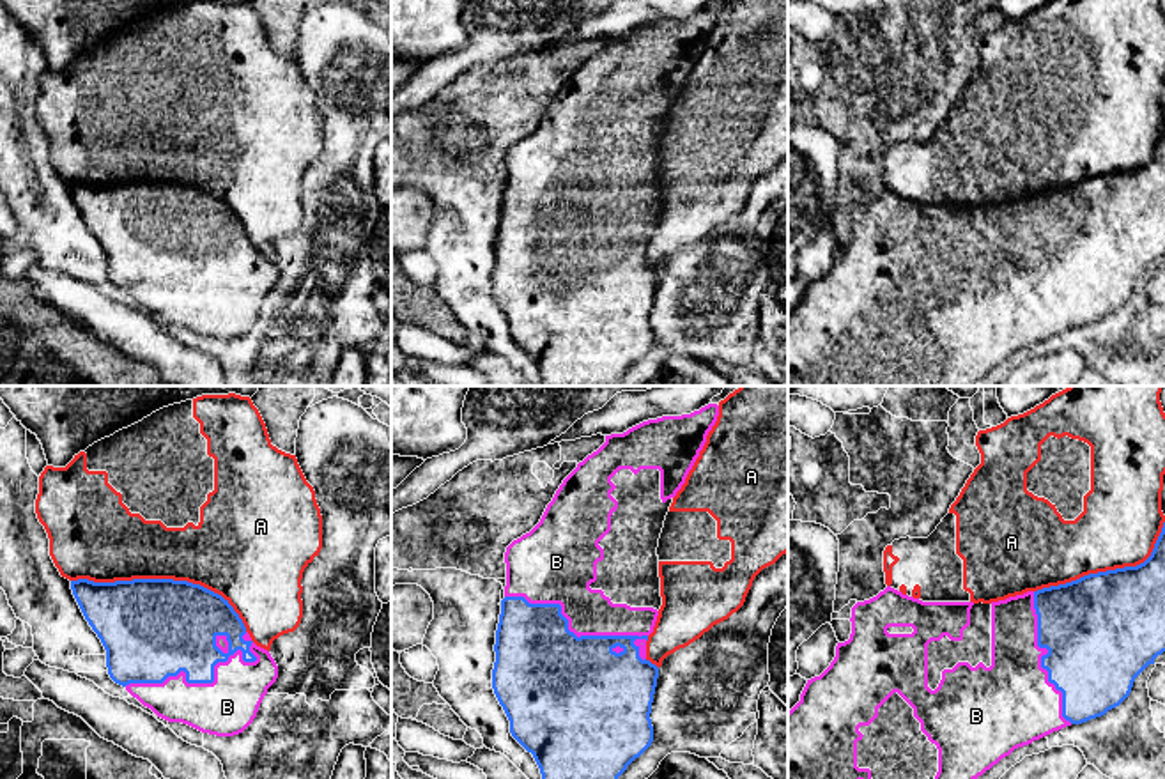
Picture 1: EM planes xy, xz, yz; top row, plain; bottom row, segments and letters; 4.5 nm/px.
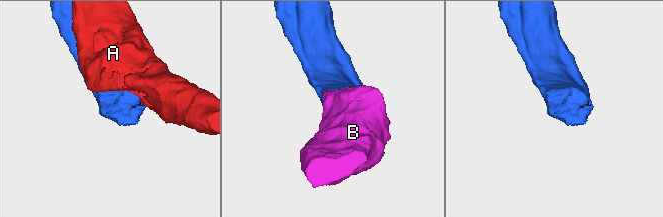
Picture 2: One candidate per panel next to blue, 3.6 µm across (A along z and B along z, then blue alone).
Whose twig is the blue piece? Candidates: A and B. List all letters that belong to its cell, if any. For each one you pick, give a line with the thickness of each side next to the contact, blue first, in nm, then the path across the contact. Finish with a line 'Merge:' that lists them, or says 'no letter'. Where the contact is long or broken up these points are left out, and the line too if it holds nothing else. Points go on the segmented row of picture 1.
B: calibres 360 and 260 nm
Merge: B

